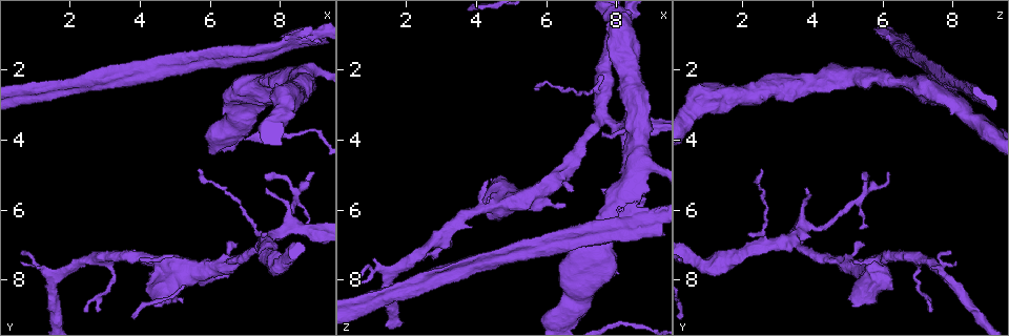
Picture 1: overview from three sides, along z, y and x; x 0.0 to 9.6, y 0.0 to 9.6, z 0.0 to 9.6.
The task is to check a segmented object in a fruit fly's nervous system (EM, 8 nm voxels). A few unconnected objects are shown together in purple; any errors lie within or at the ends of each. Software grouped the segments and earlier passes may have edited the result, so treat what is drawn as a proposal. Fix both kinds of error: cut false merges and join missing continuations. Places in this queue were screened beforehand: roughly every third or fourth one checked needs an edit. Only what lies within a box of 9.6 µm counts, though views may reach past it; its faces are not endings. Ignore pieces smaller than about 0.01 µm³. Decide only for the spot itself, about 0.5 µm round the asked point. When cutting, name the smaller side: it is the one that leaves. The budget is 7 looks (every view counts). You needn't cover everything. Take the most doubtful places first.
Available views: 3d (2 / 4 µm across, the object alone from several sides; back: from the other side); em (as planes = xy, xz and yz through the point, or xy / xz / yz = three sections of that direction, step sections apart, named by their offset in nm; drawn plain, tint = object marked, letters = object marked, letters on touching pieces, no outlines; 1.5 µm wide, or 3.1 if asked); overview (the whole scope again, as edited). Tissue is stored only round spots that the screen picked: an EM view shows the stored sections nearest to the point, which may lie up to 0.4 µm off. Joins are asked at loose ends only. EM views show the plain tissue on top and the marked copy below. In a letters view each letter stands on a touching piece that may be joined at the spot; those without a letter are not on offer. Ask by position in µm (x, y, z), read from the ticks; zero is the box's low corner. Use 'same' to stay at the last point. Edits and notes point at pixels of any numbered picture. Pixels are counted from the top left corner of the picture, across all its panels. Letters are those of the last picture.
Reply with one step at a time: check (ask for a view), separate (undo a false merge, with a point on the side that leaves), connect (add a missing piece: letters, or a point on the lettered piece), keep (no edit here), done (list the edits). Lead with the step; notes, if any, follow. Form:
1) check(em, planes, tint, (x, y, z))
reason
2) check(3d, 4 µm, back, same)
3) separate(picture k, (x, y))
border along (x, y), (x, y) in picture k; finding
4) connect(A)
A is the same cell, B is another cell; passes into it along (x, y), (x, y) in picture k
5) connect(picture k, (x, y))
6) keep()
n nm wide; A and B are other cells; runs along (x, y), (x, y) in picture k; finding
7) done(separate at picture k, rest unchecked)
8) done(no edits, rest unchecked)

check(3d, 2 µm, back, (4.35, 7.40, 5.15))
branch stops here

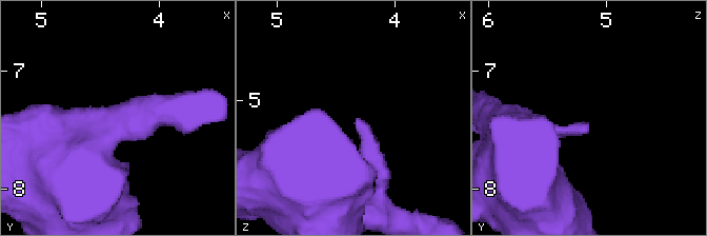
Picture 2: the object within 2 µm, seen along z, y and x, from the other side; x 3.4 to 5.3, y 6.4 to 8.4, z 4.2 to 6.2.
check(em, xy, step 4, letters, (4.32, 7.46, 5.16))

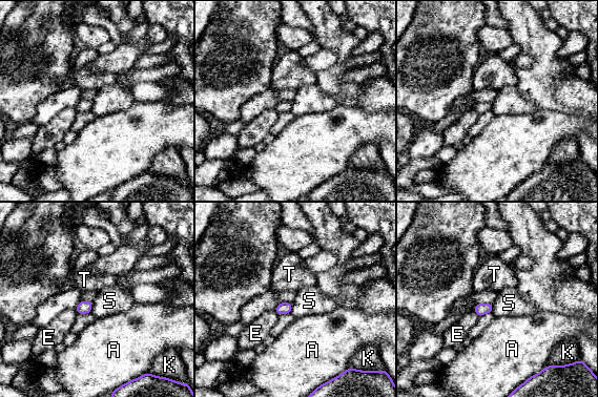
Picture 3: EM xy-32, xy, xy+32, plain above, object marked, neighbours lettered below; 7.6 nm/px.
check(em, planes, letters, same)

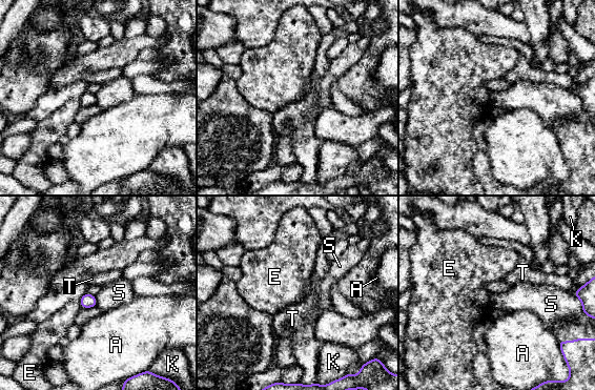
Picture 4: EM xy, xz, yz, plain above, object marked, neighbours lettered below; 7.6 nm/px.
keep()
A, E, K, S and T are other cells; no lettered piece goes on from it

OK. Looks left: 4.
check(em, xz, step 4, tint, (6.70, 6.95, 5.50))

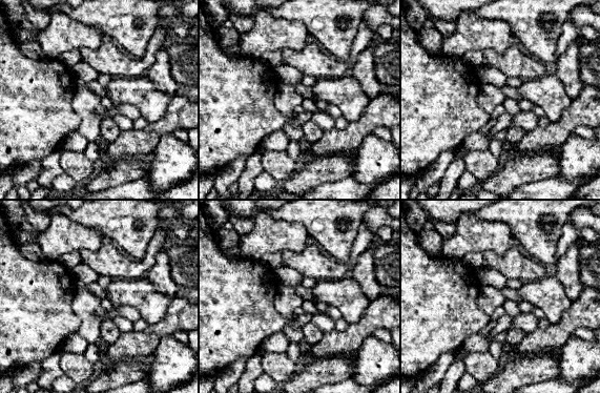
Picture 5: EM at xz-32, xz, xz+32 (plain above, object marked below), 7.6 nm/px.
check(em, planes, letters, same)

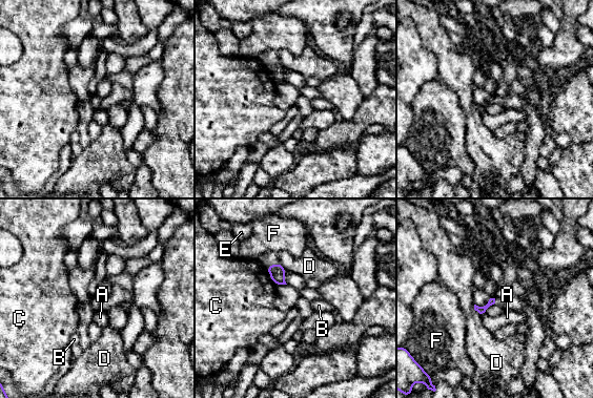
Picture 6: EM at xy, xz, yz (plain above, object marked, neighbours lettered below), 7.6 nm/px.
keep()
C touches over 160 nm; A, B, C, D, E and F are other cells; border along (494, 302), (485, 313) in picture 6; none of them fits

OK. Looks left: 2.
check(3d, 4 µm, (8.95, 4.90, 6.10))
tapers out

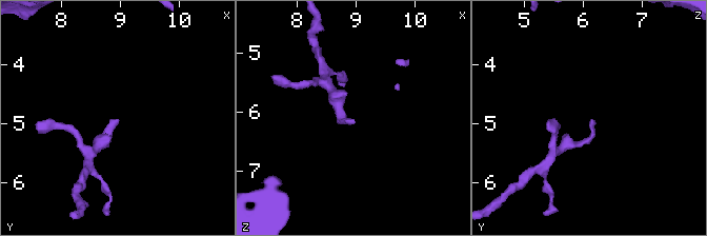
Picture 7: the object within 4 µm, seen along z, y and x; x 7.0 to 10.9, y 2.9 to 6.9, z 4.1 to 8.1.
check(em, yz, step 8, letters, (9.00, 4.90, 6.15))
now the EM

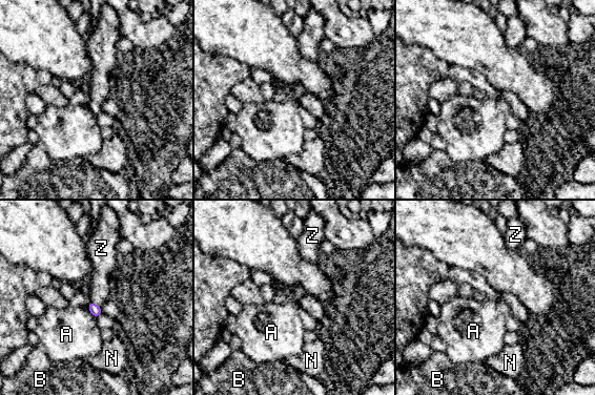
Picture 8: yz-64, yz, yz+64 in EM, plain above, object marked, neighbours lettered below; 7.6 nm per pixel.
connect(picture 8, (99, 288))
Z is the same cell, A, B and N are other cells; the neuron continues

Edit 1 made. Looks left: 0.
done(connect at picture 8, rest unchecked)

